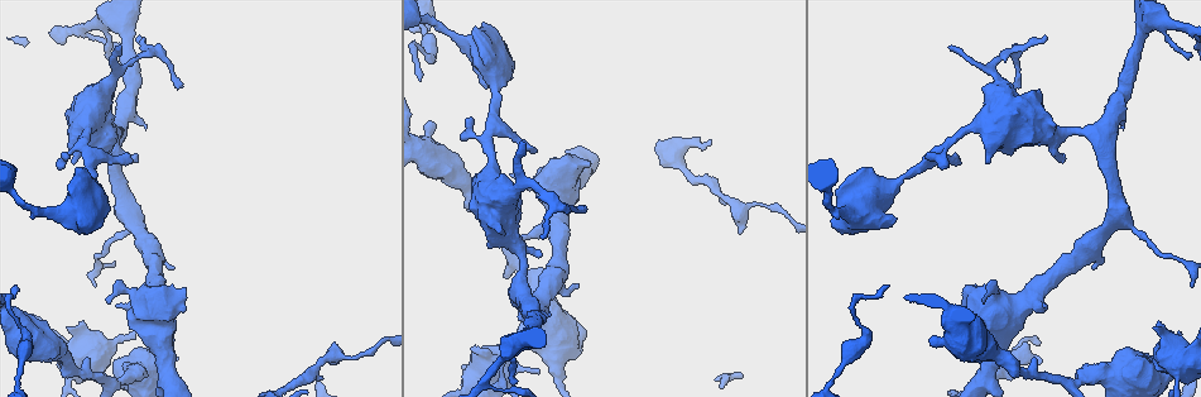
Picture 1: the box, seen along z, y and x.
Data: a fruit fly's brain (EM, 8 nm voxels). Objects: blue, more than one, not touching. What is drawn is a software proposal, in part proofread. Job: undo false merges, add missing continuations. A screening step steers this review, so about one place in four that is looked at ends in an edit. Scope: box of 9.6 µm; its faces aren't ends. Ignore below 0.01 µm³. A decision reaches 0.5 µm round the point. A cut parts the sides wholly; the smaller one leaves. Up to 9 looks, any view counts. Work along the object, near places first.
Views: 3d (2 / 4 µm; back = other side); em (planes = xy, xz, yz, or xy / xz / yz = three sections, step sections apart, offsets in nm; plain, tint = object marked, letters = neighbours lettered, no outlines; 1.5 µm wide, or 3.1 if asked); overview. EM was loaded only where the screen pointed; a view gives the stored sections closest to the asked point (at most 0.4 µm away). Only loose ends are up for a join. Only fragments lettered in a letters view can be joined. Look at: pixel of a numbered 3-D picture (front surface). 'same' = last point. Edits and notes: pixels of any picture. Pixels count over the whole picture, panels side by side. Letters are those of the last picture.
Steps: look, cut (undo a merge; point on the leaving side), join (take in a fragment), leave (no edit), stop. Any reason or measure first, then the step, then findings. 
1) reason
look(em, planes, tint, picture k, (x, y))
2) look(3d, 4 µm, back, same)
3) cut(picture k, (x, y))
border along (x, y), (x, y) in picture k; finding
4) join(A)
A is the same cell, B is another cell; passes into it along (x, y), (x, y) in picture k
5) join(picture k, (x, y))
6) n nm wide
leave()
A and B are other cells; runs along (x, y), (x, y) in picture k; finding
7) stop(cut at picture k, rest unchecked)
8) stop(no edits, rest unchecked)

tapers out
look(em, xz, step 4, tint, picture 1, (1045, 35))

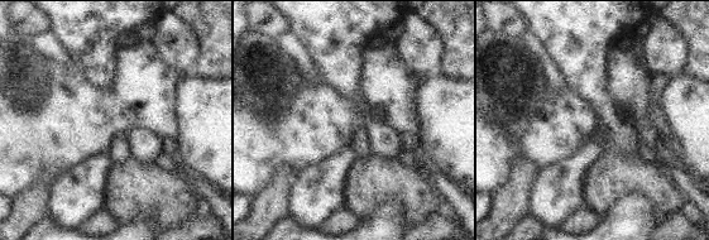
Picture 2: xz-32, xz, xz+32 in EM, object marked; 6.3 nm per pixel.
look(em, xy, step 4, tint, same)

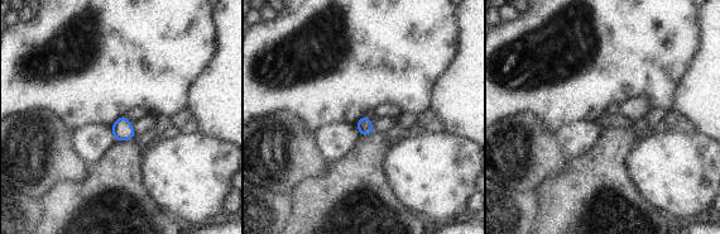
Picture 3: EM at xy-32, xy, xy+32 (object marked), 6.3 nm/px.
see the neighbours
look(em, xy, step 4, letters, same)

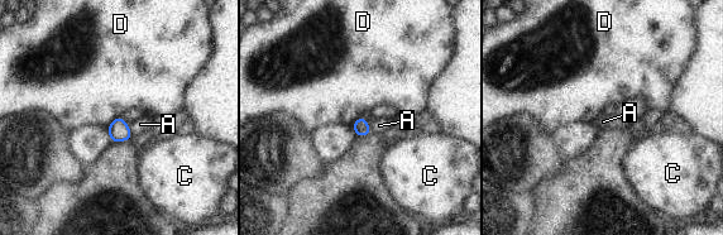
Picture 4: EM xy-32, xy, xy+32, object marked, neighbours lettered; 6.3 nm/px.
100 nm wide
leave()
A, C and D are other cells; border along (120, 115), (106, 128) in picture 4; no lettered fragment goes on from it

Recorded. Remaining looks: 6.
an open end
look(em, planes, letters, picture 1, (512, 385))

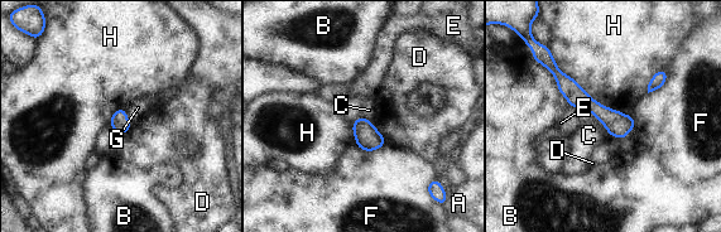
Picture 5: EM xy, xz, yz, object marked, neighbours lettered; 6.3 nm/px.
H touches over 500 nm
leave()
A, B, C, D, E, F, G and H are other cells; runs along (572, 85), (616, 124), (630, 125) in picture 5; none of them fits

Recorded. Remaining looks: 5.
free end
look(em, xz, step 4, letters, picture 1, (1159, 324))

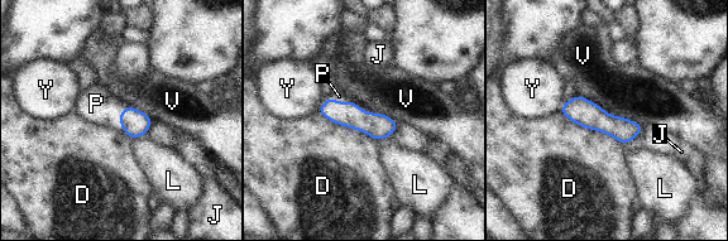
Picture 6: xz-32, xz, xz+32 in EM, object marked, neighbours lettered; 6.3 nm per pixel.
look(em, planes, letters, same)

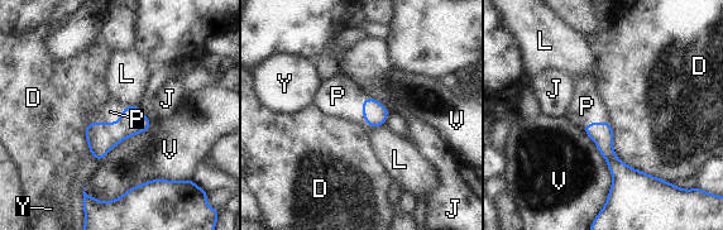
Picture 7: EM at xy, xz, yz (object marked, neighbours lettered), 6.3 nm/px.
V touches over 500 nm
join(P)
P is the same cell, D, J, L, V and Y are other cells; passes into it along (101, 137), (110, 123), (110, 111) in picture 7; the neuron continues

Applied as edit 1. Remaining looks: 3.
look(overview)

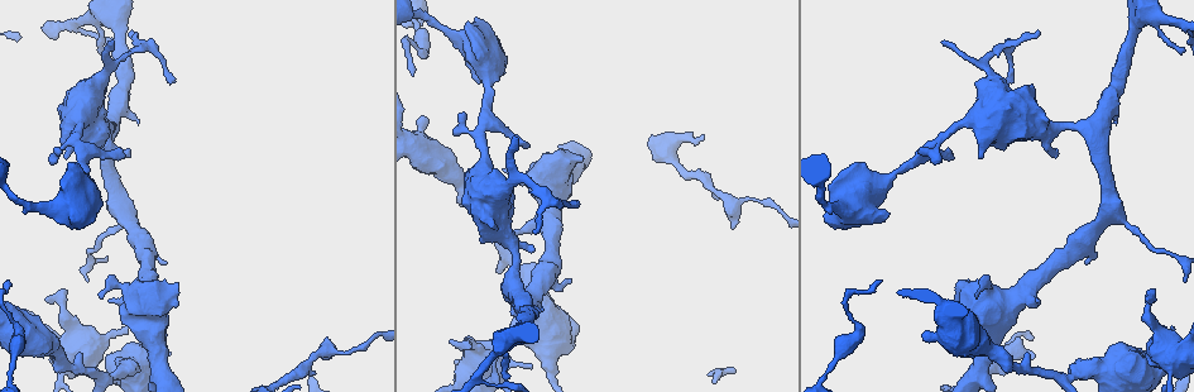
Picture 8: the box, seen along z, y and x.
thick end
look(3d, 2 µm, picture 8, (570, 282))

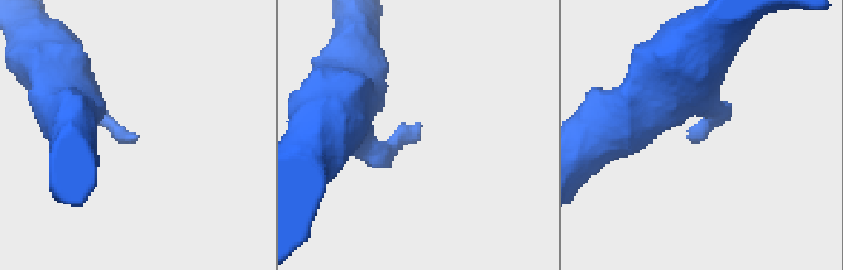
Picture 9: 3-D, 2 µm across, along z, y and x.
now the EM
look(em, planes, letters, picture 9, (416, 126))

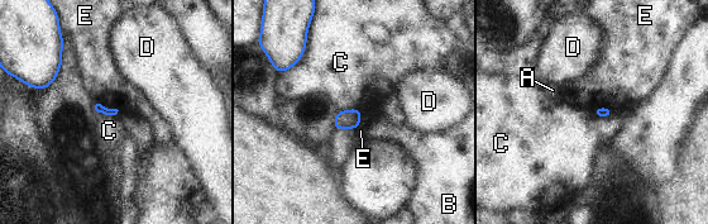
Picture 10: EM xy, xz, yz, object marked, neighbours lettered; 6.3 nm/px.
leave()
A, B, C, D and E are other cells; border along (307, 38), (302, 56), (280, 74) in picture 10; no lettered fragment goes on from it

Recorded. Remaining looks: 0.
stop(join at picture 7, rest unchecked)

